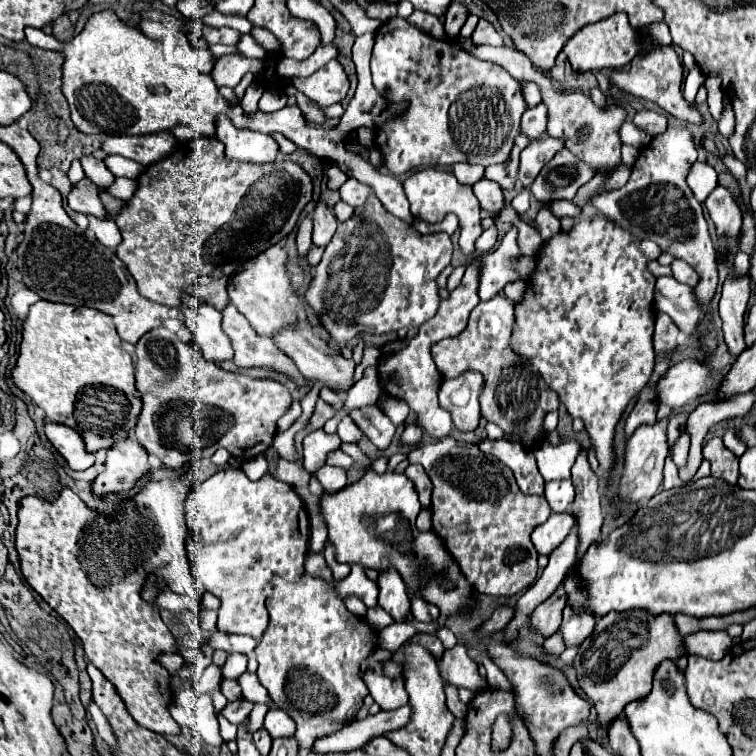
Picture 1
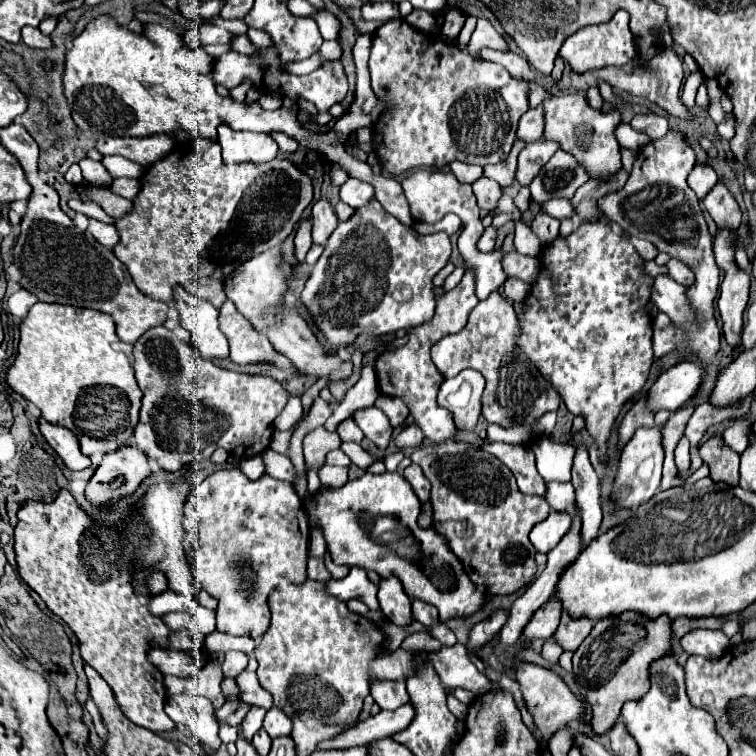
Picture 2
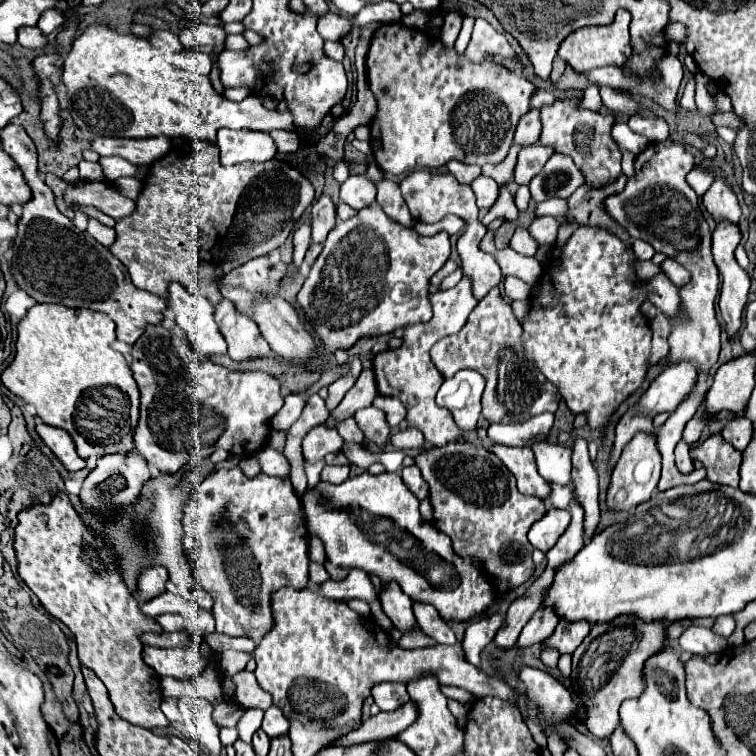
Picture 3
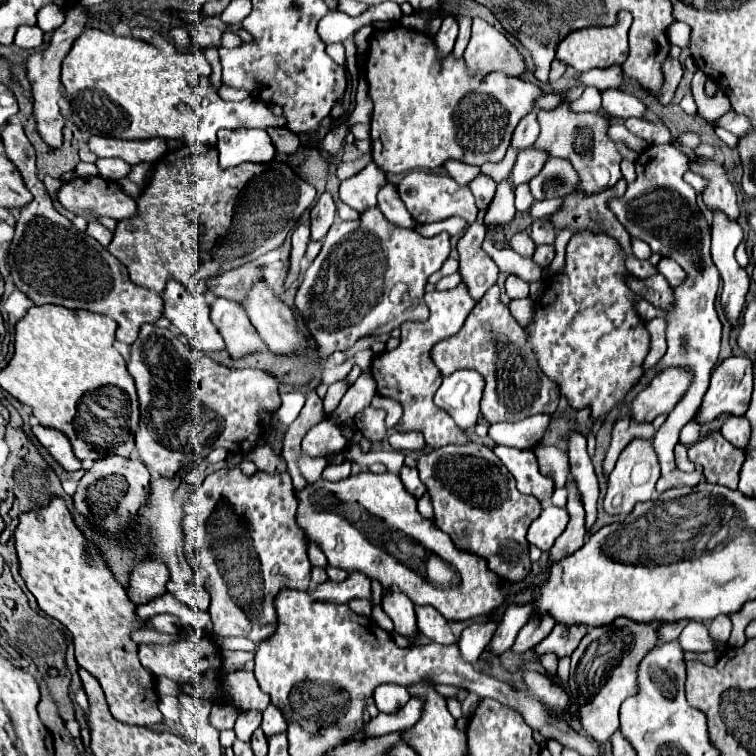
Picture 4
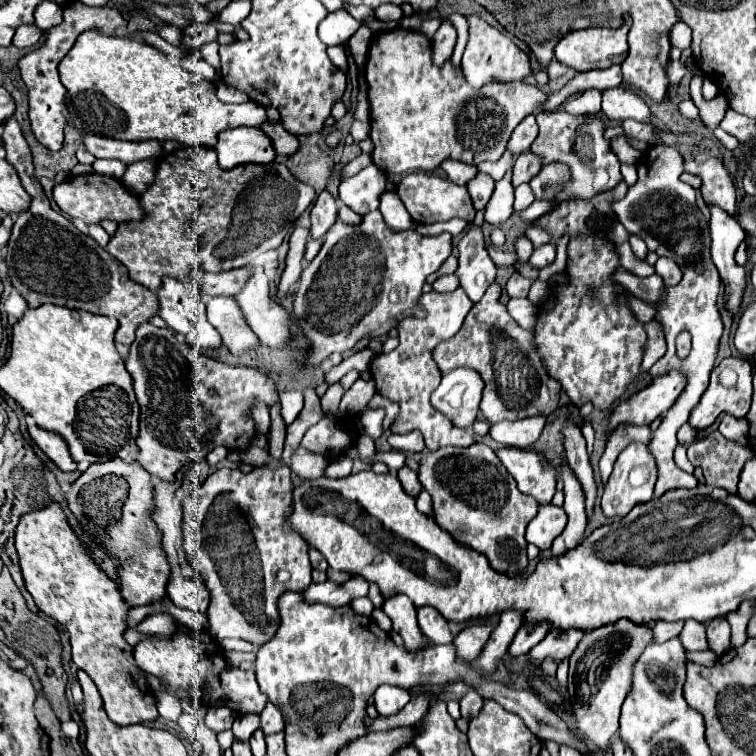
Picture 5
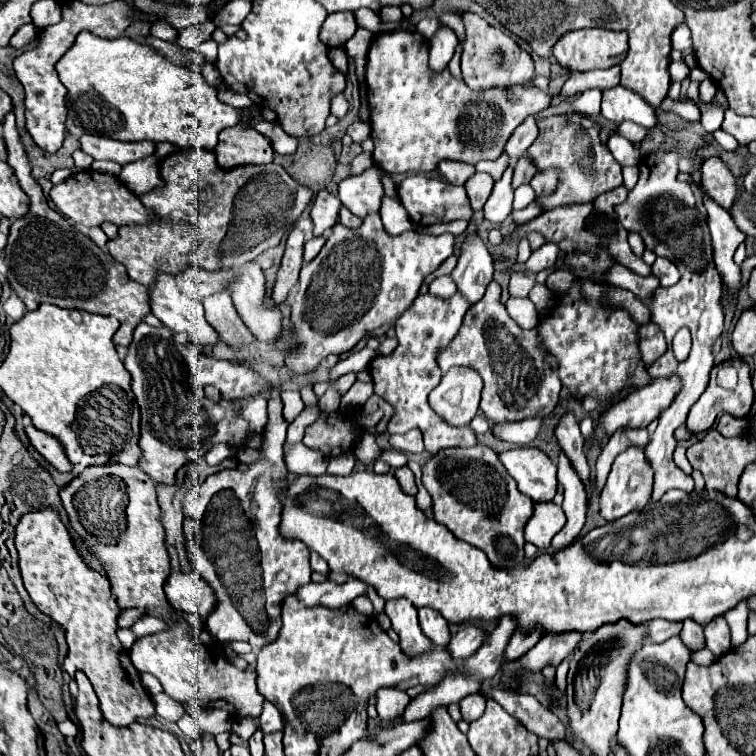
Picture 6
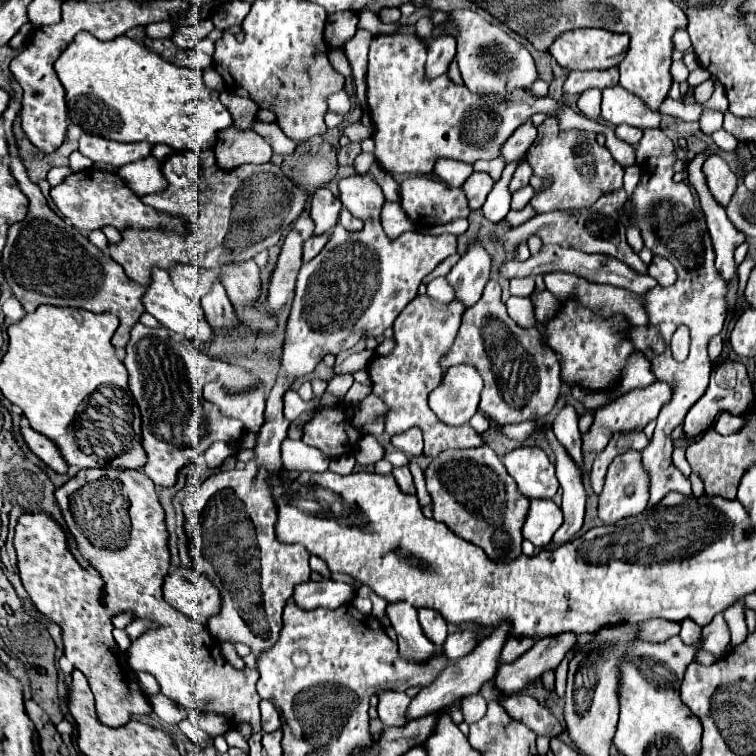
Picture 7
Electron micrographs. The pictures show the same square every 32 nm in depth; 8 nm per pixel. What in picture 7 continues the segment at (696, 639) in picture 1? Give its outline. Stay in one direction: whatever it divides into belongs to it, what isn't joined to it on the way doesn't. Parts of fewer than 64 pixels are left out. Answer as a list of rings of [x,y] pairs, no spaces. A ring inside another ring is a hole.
[[[682,620],[682,630],[680,630],[680,638],[682,638],[682,642],[684,644],[694,644],[694,642],[698,642],[698,638],[700,638],[700,626],[694,622],[694,620]]]

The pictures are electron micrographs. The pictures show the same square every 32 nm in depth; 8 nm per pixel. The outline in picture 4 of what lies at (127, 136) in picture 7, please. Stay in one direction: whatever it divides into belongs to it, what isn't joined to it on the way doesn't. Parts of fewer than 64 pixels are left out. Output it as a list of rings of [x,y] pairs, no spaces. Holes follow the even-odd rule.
[[[86,28],[78,36],[78,40],[74,42],[72,50],[68,52],[68,56],[64,58],[64,62],[62,62],[62,74],[60,74],[62,84],[66,88],[66,96],[70,100],[72,122],[82,132],[86,132],[86,134],[100,134],[100,136],[110,136],[110,138],[120,138],[120,140],[148,140],[148,138],[166,138],[166,140],[170,140],[170,138],[174,138],[174,140],[182,140],[182,142],[188,142],[188,144],[208,144],[208,146],[216,146],[216,134],[222,128],[232,130],[232,128],[242,128],[242,126],[244,128],[270,128],[270,126],[274,128],[274,126],[284,126],[284,116],[278,116],[278,118],[272,116],[272,112],[268,110],[268,106],[262,104],[260,100],[252,98],[252,96],[248,96],[244,102],[224,102],[224,100],[220,100],[218,94],[216,94],[216,90],[214,90],[214,86],[210,84],[210,80],[204,78],[204,76],[198,76],[194,72],[186,72],[186,68],[178,68],[176,56],[178,54],[175,55],[175,60],[171,60],[169,57],[166,60],[166,56],[158,48],[154,48],[154,46],[142,42],[142,40],[134,40],[134,38],[128,38],[128,36],[116,36],[112,32],[102,32],[98,28]],[[106,98],[110,100],[110,106],[114,110],[106,110]]]

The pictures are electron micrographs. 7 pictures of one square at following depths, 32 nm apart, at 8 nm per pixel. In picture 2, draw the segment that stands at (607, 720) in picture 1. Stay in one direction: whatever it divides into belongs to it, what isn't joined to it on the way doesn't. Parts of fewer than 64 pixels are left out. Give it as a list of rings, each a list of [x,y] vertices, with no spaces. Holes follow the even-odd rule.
[[[624,612],[608,620],[598,620],[592,632],[584,638],[580,648],[574,652],[574,678],[580,686],[580,698],[592,710],[590,728],[596,736],[608,734],[626,700],[636,700],[648,690],[648,664],[656,656],[672,652],[672,630],[670,620],[662,616],[660,620],[644,620],[636,612]]]

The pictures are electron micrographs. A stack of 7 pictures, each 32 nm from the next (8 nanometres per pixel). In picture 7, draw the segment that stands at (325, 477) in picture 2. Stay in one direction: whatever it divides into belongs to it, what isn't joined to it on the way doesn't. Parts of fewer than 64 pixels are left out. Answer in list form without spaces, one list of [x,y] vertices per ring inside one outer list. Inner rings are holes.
[[[344,454],[344,456],[338,456],[338,458],[332,458],[330,460],[330,470],[336,472],[336,474],[350,474],[354,470],[354,456],[352,454]]]

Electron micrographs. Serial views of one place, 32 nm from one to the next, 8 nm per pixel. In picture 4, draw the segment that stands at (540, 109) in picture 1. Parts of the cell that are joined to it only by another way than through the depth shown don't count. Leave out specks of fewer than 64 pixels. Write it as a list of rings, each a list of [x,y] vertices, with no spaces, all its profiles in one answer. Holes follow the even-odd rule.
[[[530,112],[530,114],[524,116],[524,120],[520,120],[520,124],[516,126],[516,132],[514,132],[514,136],[512,136],[510,146],[512,146],[514,150],[518,150],[518,152],[530,148],[530,146],[536,142],[538,132],[540,132],[540,126],[538,126],[538,122],[536,122],[536,112]]]

